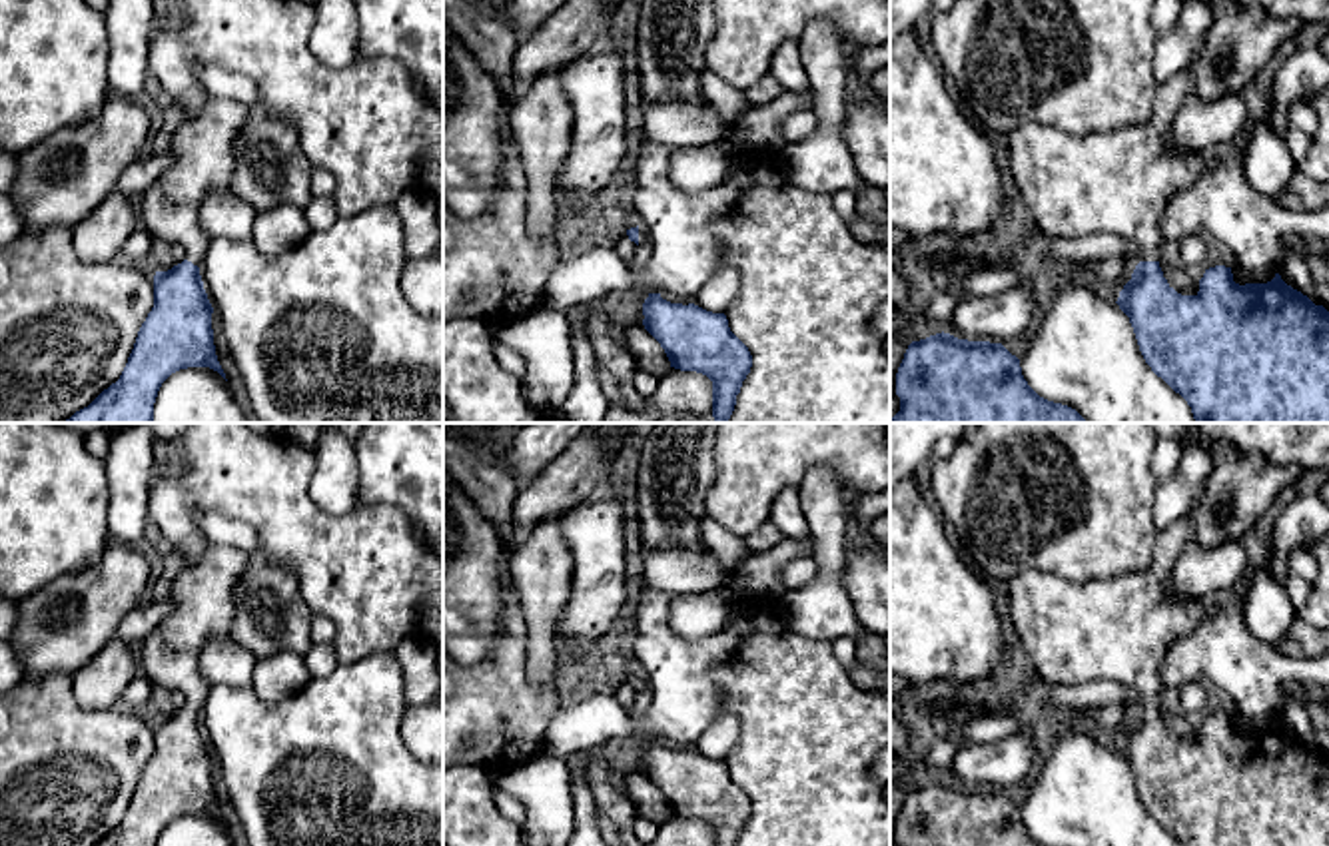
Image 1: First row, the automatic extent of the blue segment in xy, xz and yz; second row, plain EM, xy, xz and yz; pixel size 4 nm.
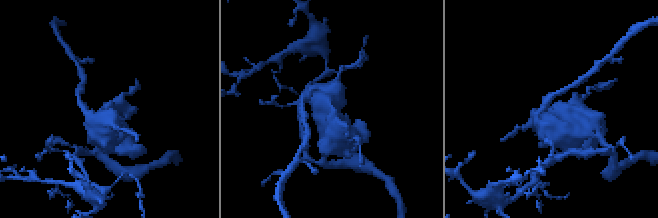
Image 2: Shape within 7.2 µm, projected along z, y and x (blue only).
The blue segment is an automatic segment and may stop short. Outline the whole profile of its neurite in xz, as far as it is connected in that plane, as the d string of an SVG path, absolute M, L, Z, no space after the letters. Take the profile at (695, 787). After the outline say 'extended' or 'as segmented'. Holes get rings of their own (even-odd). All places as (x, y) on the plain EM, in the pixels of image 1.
M649 740L643 762L645 776L661 790L670 814L706 822L712 828L712 846L736 846L752 802L730 778L724 760Z; as segmented

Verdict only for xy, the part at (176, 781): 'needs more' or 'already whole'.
needs more

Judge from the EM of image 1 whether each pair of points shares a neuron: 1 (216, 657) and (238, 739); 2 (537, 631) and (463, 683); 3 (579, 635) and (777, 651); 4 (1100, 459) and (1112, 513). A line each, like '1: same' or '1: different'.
1: different
2: different
3: different
4: same

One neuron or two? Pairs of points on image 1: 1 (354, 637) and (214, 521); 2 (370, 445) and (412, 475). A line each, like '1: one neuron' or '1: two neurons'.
1: two neurons
2: one neuron

